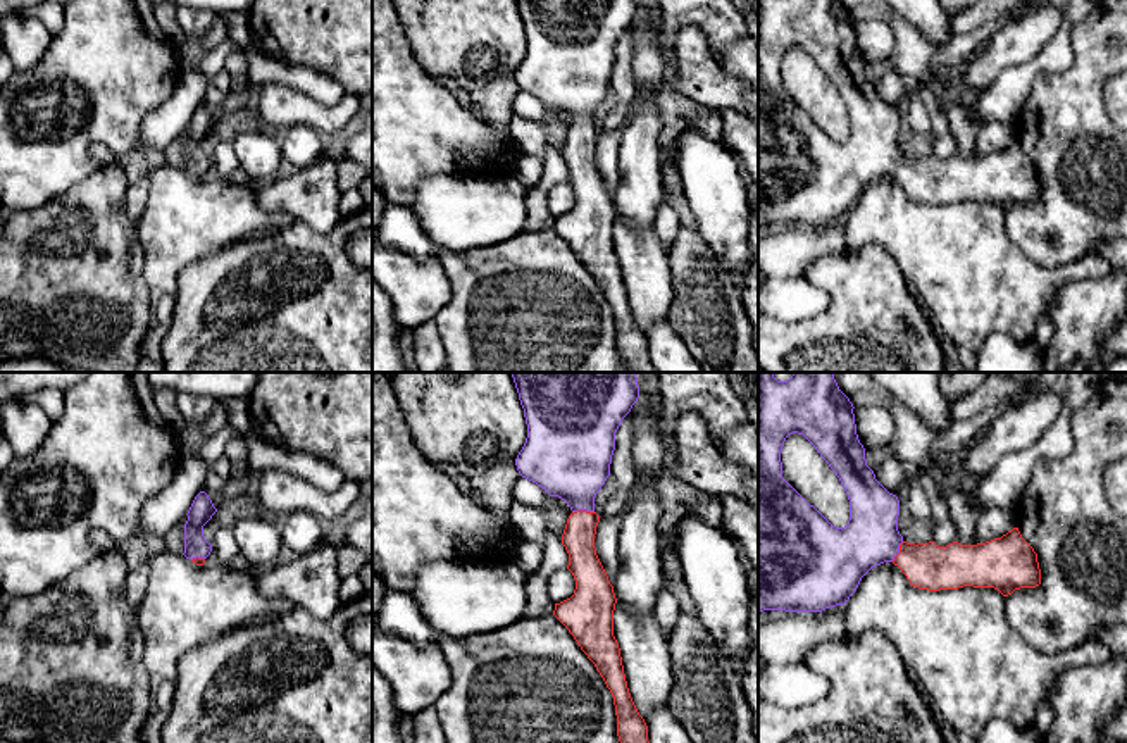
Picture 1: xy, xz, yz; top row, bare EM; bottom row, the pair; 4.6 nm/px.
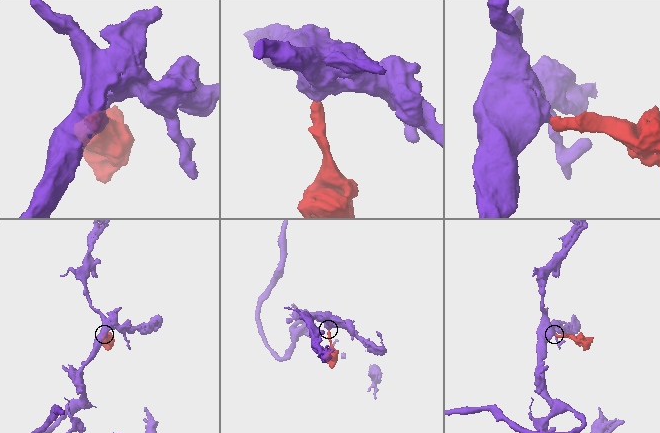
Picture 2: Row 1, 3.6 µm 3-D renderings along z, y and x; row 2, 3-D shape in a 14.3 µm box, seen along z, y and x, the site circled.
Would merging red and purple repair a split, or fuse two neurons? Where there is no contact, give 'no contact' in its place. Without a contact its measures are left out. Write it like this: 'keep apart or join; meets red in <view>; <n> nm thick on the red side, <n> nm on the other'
join; meets red in xz; 150 nm thick on the red side, 380 nm on the other

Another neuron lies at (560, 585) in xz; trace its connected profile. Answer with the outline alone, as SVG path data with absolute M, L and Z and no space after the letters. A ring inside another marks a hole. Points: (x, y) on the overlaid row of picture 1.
M569 569L553 572L548 578L548 591L553 603L560 603L574 595L576 579Z

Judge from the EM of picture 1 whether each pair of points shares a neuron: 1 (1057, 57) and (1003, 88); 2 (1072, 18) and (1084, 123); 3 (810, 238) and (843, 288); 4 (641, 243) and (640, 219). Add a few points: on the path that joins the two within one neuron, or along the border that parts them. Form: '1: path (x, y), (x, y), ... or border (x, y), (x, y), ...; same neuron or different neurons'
1: path (1043, 62), (1017, 81); same neuron
2: border (1084, 18), (1069, 35), (1070, 64); different neurons
3: border (845, 249), (817, 257), (802, 276); different neurons
4: border (617, 216), (636, 230), (652, 228); different neurons

